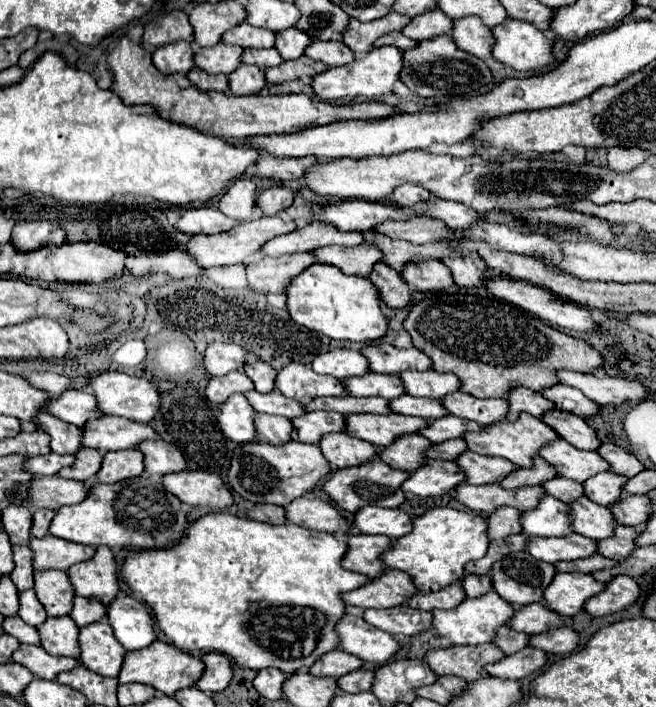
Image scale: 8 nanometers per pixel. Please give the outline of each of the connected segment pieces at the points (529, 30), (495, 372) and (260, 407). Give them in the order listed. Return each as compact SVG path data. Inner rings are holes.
M507 19L493 29L493 57L517 71L545 71L555 63L553 43L531 23Z
M427 295L427 299L413 305L405 329L413 337L413 345L431 357L435 371L455 373L463 383L461 391L481 399L505 399L515 387L543 391L559 383L557 371L561 369L593 373L603 365L601 353L587 341L561 333L493 297Z
M277 389L271 391L271 393L265 393L265 395L263 393L257 393L257 391L249 391L249 393L245 393L245 397L249 399L249 403L253 405L253 409L257 413L283 415L283 417L289 417L289 419L301 417L301 415L307 413L299 401L285 397Z

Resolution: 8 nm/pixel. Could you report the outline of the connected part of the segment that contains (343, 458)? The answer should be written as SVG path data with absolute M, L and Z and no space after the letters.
M345 431L323 437L319 441L319 447L323 451L323 457L333 465L335 471L345 467L359 467L379 457L379 449L375 445L369 445L363 439L351 437Z

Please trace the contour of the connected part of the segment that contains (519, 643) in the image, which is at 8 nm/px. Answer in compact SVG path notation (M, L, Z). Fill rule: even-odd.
M501 627L493 643L497 647L501 647L505 651L505 655L511 655L511 653L517 653L519 649L525 649L529 645L529 635L513 631L509 627Z

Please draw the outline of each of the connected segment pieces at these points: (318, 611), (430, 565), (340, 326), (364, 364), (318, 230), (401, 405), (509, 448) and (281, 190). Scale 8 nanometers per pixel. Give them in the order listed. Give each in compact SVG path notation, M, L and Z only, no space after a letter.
M209 513L209 515L201 517L199 521L195 521L195 525L187 531L187 535L179 541L179 545L175 545L171 549L149 549L149 551L131 553L123 563L121 579L141 597L141 601L153 611L153 615L157 615L157 627L177 649L187 651L187 653L217 651L217 653L229 655L237 665L243 665L243 667L255 669L255 671L275 667L275 669L291 675L291 673L309 669L321 655L339 647L339 637L335 633L335 625L347 613L347 609L345 609L347 605L345 605L341 595L347 591L359 589L371 581L367 575L359 575L359 573L343 569L341 559L345 557L345 553L347 553L347 541L343 541L343 539L337 541L335 535L331 535L331 533L303 529L299 525L293 525L293 523L269 525L269 523L249 519L249 517L237 517L231 513Z
M437 507L421 517L415 517L413 531L395 541L393 549L383 553L383 561L389 569L401 569L415 579L415 585L423 593L443 589L459 583L465 577L465 565L481 559L489 549L487 519L475 511L457 511L451 507Z
M315 263L295 277L287 287L287 311L291 319L311 331L323 333L337 341L375 341L387 335L387 313L379 289L363 277L345 275L333 265Z
M333 349L329 353L321 353L313 359L311 367L315 373L333 375L341 381L369 373L367 357L355 349Z
M319 221L309 223L301 229L295 229L287 235L279 235L271 239L261 251L269 257L281 257L285 253L299 253L299 251L315 251L327 245L343 245L355 247L365 243L363 231L339 231L335 225L323 225Z
M397 397L391 401L391 409L393 413L401 413L401 415L417 415L423 419L439 419L449 415L449 411L443 407L443 403L439 399L425 399L425 397Z
M521 413L521 417L515 423L499 421L497 425L487 425L479 433L467 433L465 435L465 441L467 441L471 451L475 451L479 455L503 457L503 459L509 459L511 463L515 463L519 467L529 467L533 463L533 457L539 455L539 451L545 445L549 445L551 441L557 441L557 439L561 439L559 433L549 429L543 419L535 419L535 417L527 415L527 413Z
M271 187L263 191L257 199L257 207L261 207L265 215L277 215L281 209L287 209L291 203L293 203L293 191L287 187Z

